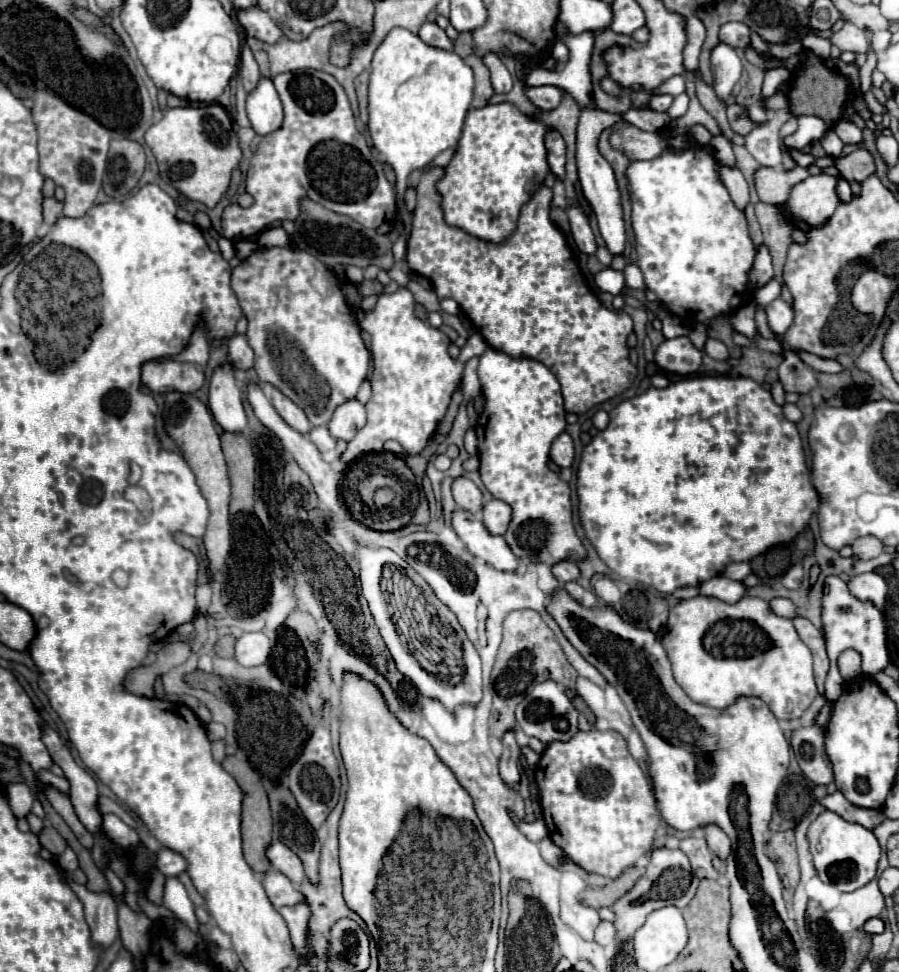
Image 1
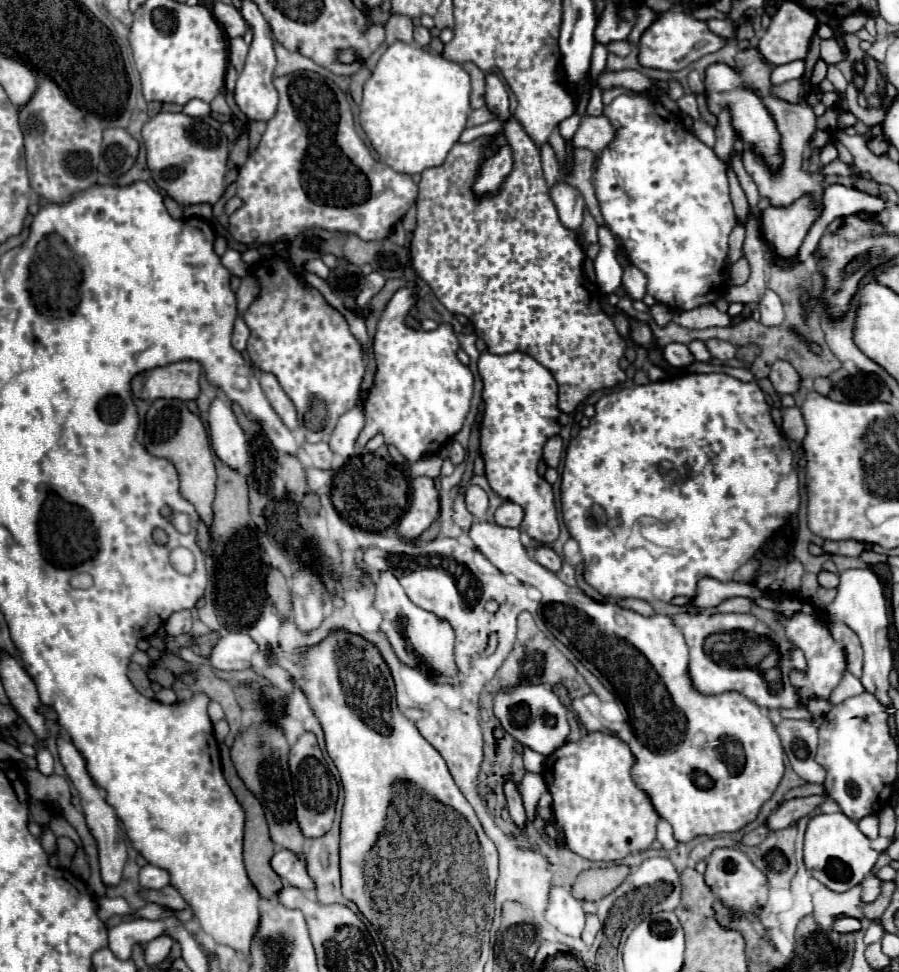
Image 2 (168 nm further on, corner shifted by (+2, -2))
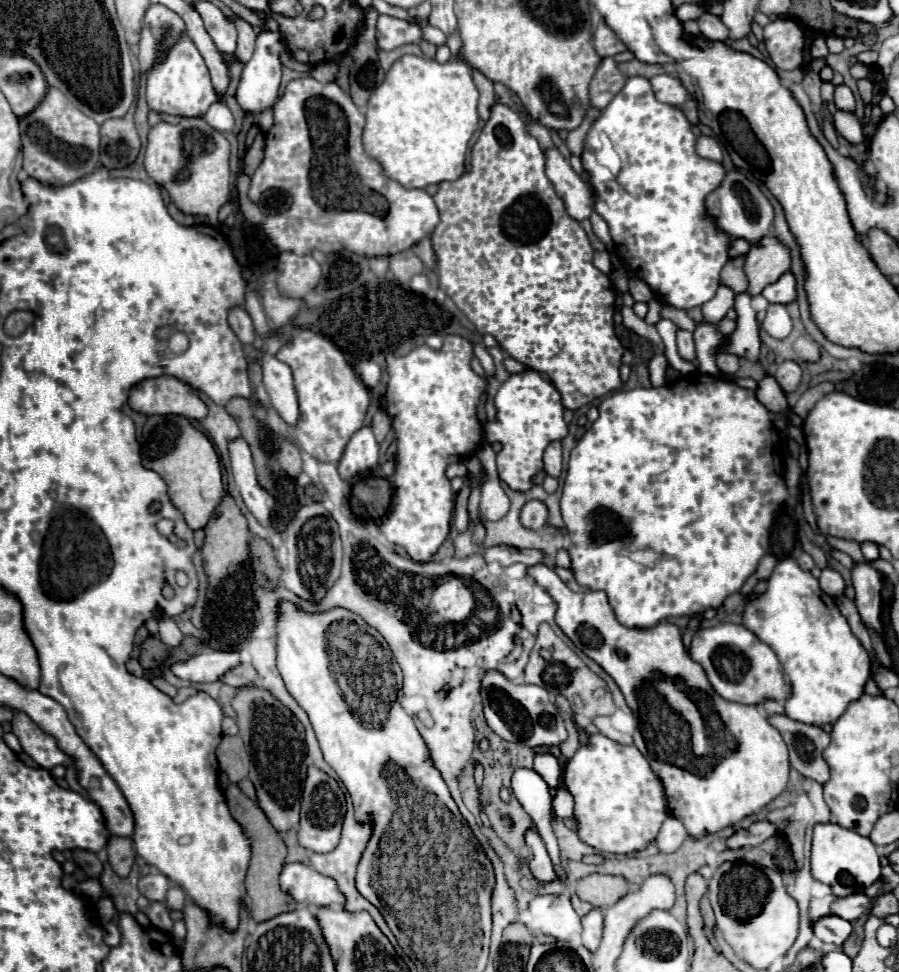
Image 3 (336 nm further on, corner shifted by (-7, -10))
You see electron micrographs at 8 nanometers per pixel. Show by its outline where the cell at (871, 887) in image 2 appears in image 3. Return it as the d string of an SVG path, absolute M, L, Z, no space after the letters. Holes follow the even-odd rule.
M854 894L854 896L846 896L846 898L836 898L832 904L832 914L854 922L858 918L862 918L872 906L872 900L866 894Z

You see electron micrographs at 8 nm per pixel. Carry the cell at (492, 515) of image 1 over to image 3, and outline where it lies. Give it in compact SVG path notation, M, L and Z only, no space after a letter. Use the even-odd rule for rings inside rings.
M530 500L520 512L520 522L528 530L540 530L546 524L546 516L548 516L548 512L546 512L544 502Z

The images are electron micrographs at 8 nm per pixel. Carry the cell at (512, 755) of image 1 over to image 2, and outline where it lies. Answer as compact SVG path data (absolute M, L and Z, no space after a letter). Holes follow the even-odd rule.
M509 780L505 784L505 796L507 796L507 810L509 810L509 816L511 820L521 828L525 826L527 822L527 816L525 816L525 808L523 808L523 802L521 802L521 796L517 792L517 786L513 780Z

